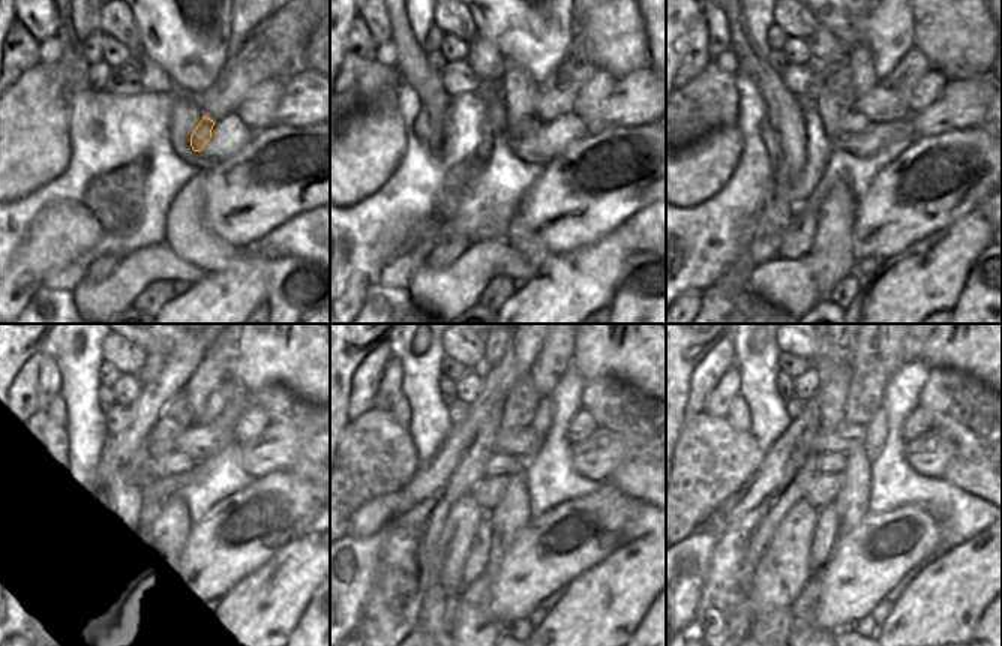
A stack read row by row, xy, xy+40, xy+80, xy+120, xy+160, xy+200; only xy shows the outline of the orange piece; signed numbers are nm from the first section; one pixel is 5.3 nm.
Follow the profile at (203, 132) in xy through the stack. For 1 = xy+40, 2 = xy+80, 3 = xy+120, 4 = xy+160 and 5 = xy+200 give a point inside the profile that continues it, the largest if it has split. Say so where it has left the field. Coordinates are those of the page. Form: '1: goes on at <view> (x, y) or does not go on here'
1: goes on at xy+40 (527, 128)
2: goes on at xy+80 (854, 123)
3: goes on at xy+120 (174, 462)
4: goes on at xy+160 (498, 463)
5: goes on at xy+200 (830, 462)

